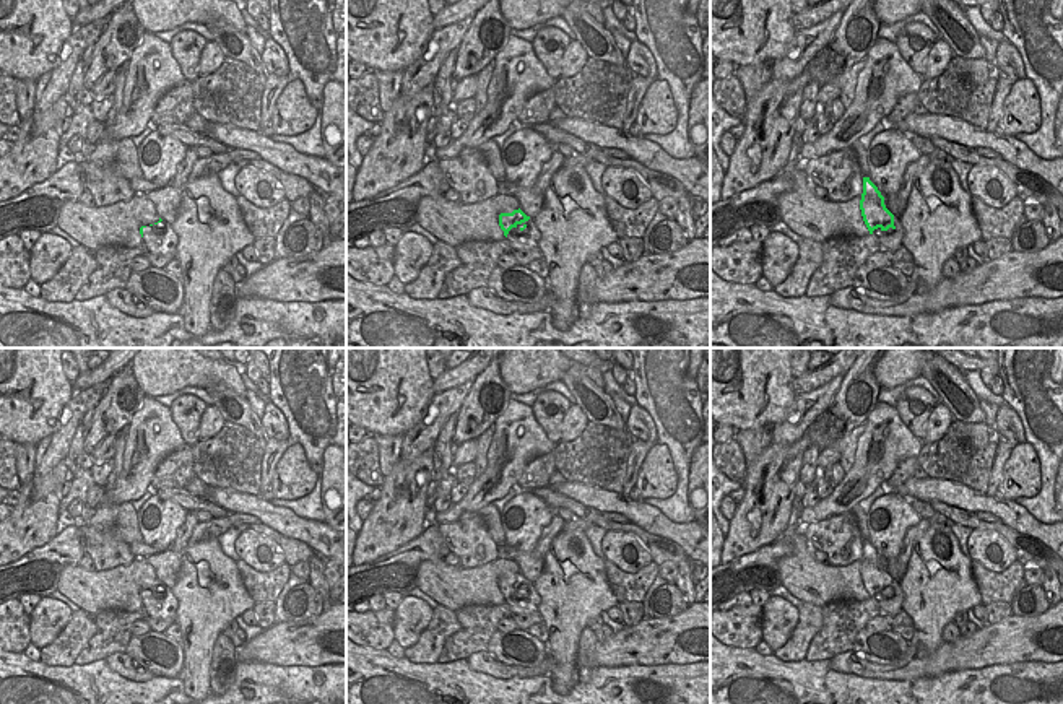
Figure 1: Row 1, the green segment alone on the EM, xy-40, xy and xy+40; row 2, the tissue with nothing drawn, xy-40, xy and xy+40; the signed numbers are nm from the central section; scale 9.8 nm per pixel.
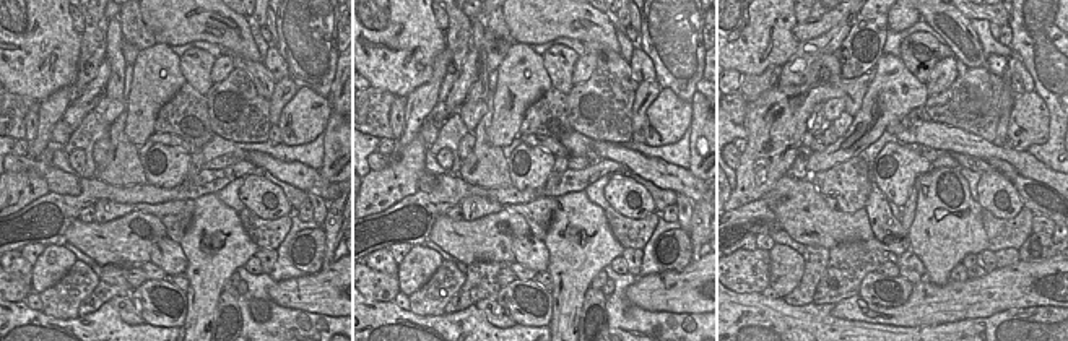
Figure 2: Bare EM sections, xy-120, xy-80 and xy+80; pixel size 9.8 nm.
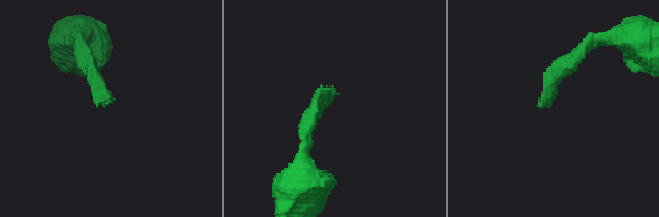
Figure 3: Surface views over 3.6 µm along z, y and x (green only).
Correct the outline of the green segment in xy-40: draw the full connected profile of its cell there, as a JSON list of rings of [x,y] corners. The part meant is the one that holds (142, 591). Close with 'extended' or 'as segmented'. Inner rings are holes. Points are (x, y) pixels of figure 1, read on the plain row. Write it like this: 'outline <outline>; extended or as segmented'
outline [[[159,582],[158,587],[140,592],[143,611],[150,618],[176,619],[177,600],[172,590]]]; extended

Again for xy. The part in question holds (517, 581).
outline [[[520,572],[512,577],[501,577],[499,590],[512,615],[532,615],[538,611],[541,598],[536,593],[535,584],[527,580]]]; extended

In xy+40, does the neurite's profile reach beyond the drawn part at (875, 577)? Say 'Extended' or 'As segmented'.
Extended.

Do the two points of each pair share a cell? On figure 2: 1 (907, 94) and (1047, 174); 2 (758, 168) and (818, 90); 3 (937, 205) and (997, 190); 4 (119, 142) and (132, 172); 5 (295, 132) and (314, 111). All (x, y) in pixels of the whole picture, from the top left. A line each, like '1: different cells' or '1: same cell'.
1: different cells
2: same cell
3: different cells
4: same cell
5: same cell

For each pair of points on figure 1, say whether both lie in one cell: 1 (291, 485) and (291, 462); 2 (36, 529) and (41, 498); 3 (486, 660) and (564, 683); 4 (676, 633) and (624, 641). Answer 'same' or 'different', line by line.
1: same
2: same
3: different
4: same

